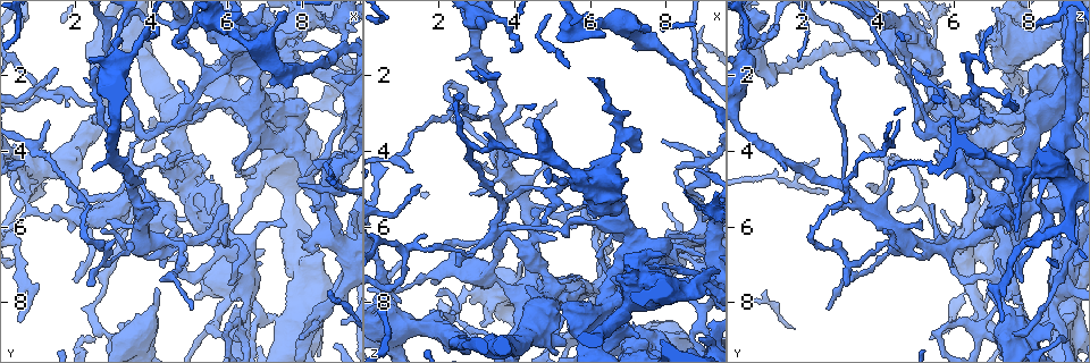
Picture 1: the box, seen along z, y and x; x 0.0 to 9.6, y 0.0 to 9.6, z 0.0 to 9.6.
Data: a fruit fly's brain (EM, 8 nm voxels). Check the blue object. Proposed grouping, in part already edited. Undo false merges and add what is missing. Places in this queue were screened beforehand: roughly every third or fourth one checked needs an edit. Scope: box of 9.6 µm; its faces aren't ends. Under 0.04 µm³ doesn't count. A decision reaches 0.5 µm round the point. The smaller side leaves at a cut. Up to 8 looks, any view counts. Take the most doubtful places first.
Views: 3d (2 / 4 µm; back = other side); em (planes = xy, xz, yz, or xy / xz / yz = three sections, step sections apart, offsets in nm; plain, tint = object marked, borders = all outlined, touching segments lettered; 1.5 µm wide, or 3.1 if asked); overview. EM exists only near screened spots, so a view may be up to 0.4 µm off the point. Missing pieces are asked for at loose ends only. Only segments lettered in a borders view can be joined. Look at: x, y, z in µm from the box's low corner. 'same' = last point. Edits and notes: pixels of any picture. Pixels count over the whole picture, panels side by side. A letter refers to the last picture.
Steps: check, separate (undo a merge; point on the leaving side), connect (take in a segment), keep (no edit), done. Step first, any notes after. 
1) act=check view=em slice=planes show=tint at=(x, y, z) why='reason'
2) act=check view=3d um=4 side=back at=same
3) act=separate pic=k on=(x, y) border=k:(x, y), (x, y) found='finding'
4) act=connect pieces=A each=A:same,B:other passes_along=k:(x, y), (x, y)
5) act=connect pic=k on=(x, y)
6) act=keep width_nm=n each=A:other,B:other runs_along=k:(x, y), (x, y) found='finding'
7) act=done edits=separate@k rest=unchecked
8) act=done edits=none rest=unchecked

act=check view=3d um=4 at=(8.45, 6.60, 6.25)

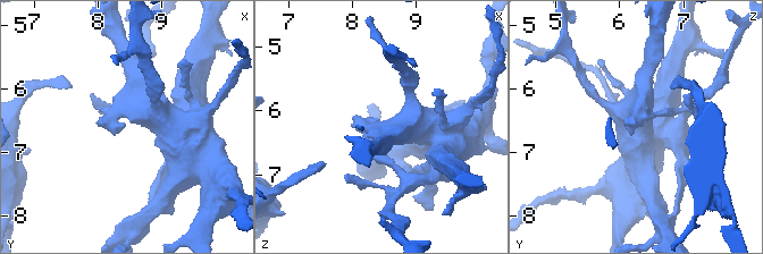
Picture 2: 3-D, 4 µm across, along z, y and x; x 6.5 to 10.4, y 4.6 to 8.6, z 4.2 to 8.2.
act=check view=em slice=planes show=plain at=(8.45, 6.60, 6.15) why='need the tissue'

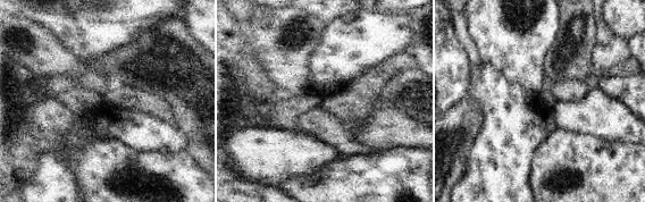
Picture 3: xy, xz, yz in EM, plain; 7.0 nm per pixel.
act=check view=em slice=planes show=borders at=same

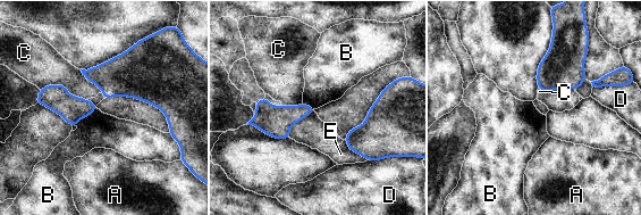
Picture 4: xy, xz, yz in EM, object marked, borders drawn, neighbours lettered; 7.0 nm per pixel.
act=separate pic=4 on=(277, 124) each=A:other,B:other,C:other,D:other,E:other border=4:(276, 107), (250, 124) found='a second neuron is stuck on'

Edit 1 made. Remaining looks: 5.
act=check view=overview

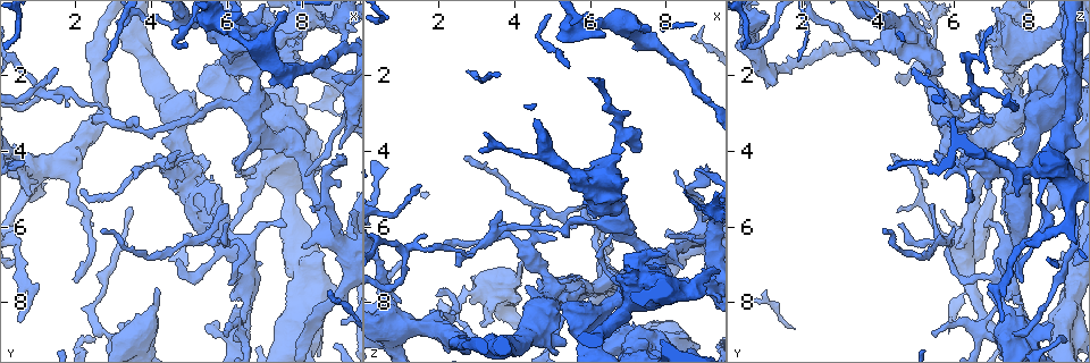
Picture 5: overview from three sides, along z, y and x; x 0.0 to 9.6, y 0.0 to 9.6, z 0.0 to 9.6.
act=check view=3d um=2 at=(5.10, 4.00, 6.35) why='an open end'

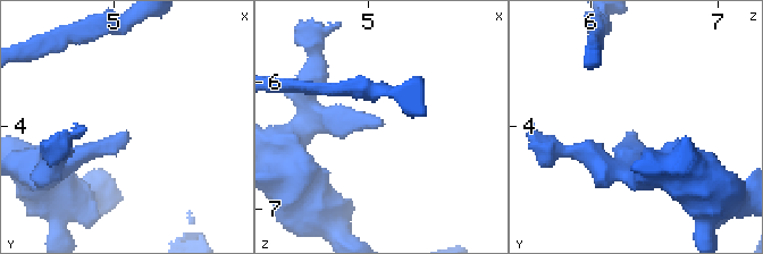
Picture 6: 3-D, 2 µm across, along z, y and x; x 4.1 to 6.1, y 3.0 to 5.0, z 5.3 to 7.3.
act=check view=em slice=xy step=4 show=borders at=(5.12, 4.06, 6.38)

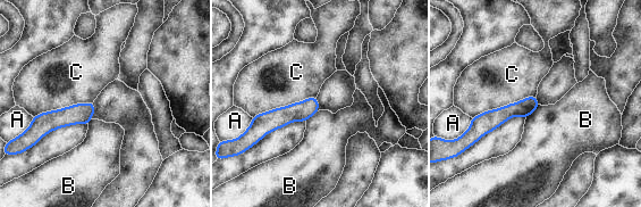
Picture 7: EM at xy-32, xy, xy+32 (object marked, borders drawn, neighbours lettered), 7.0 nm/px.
act=check view=em slice=planes show=borders at=same why='cut it another way'

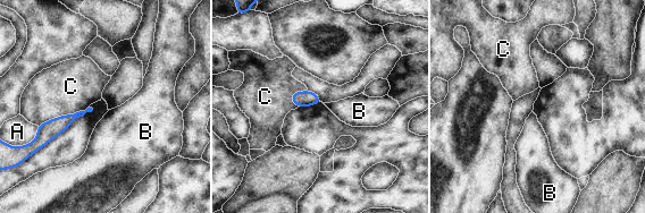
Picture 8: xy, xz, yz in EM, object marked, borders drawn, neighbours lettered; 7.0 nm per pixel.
act=keep each=A:other,B:other,C:other border=8:(89, 107), (55, 117), (38, 126) found='none of them fits'

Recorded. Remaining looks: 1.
act=done edits=separate@4 rest=unchecked

